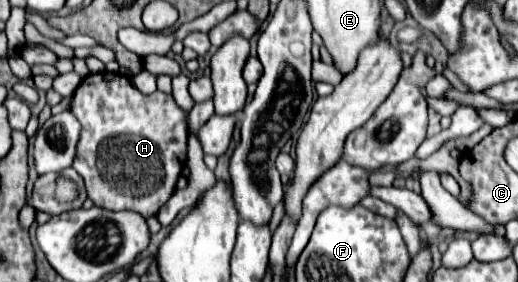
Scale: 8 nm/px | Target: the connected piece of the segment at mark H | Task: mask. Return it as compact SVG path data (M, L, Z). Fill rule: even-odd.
M102 71L102 73L90 73L82 79L80 87L72 95L70 111L82 125L78 151L72 167L82 175L86 183L86 193L94 201L94 205L110 211L122 211L122 209L136 211L146 219L156 215L158 209L174 193L178 175L182 173L186 161L188 129L184 113L174 103L174 97L162 91L144 95L132 85L130 77L122 73Z

